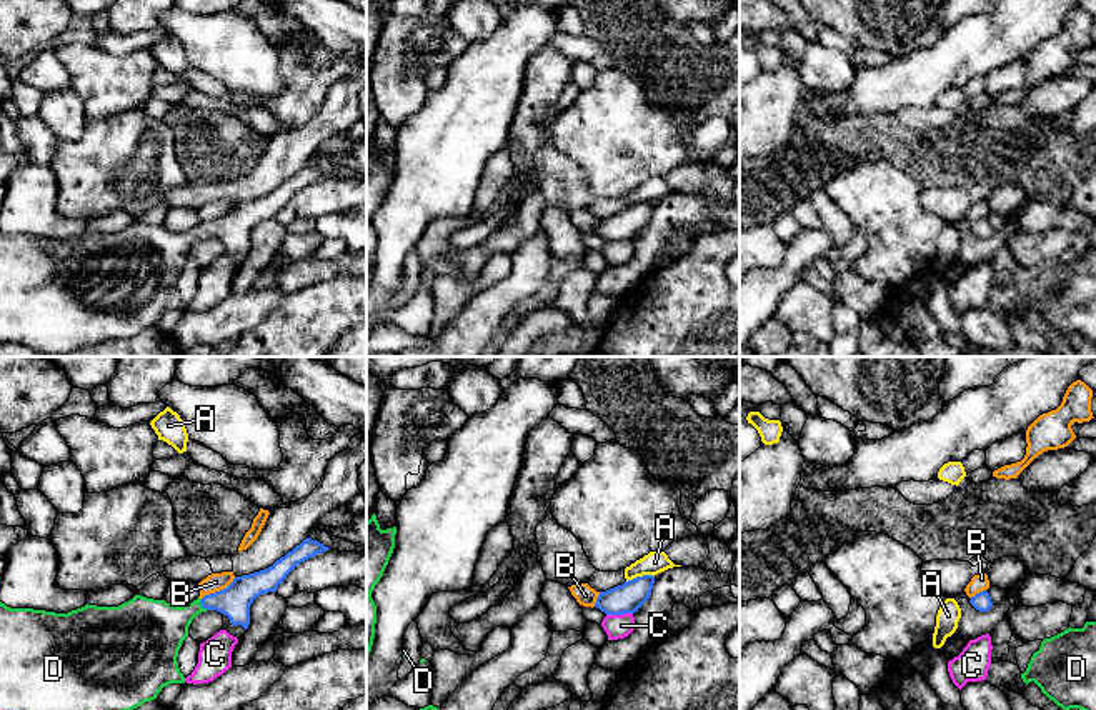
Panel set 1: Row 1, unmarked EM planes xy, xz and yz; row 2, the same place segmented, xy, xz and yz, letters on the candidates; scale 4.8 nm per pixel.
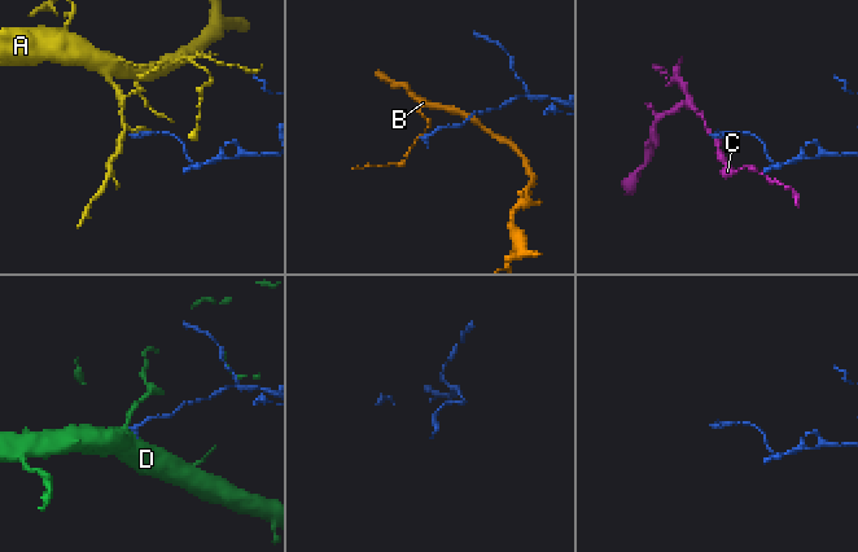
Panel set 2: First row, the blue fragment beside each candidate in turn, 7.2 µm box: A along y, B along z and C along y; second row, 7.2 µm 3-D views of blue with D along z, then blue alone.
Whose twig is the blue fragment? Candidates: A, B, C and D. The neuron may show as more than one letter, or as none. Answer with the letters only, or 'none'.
D

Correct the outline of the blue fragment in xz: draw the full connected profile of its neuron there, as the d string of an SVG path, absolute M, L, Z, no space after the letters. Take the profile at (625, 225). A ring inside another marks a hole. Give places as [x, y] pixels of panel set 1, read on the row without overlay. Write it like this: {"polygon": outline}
{"polygon": "M643 202L606 218L600 218L595 233L606 242L635 240L650 225L655 203Z"}

